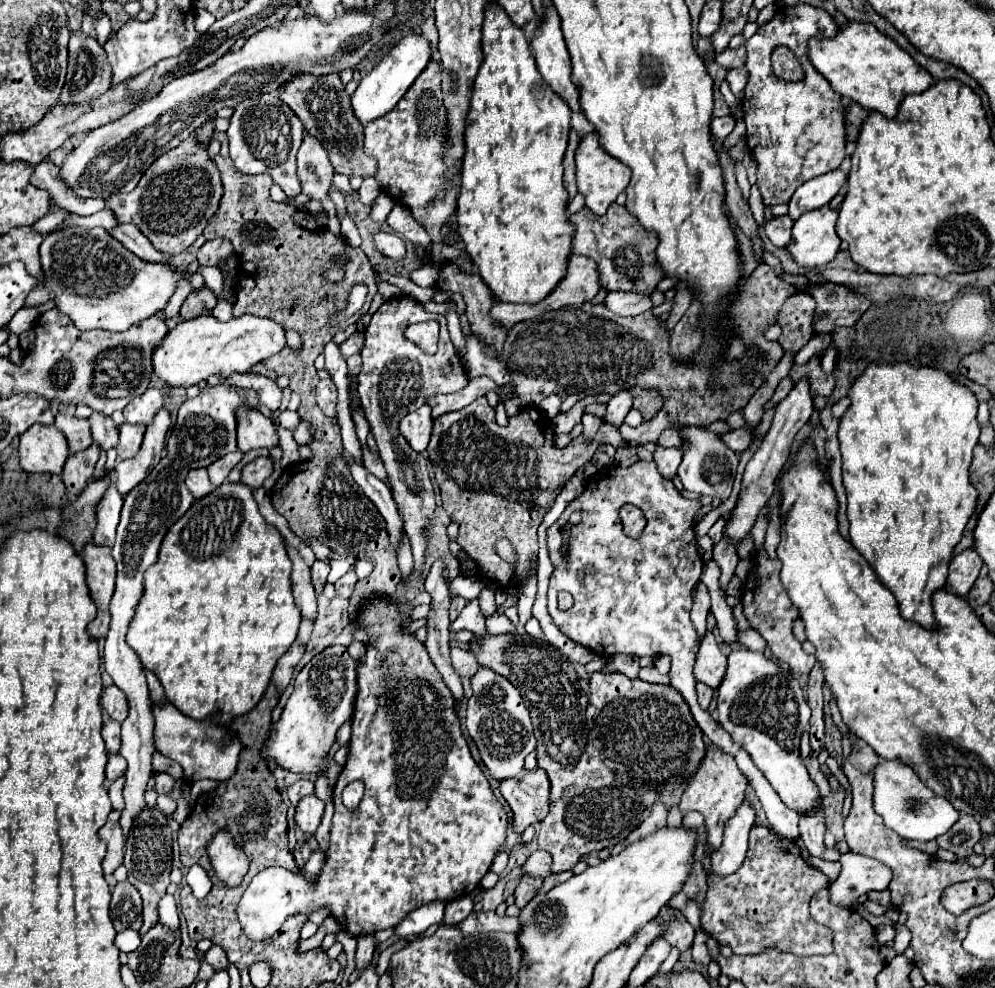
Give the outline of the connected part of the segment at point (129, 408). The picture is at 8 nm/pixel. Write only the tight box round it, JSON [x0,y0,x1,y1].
[123,388,163,424]

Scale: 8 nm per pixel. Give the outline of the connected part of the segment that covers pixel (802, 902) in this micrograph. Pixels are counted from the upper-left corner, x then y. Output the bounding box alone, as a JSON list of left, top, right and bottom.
[682,812,833,956]

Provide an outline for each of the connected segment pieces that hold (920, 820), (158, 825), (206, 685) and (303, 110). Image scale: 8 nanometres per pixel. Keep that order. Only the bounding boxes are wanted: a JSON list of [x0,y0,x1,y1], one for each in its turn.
[[873,760,959,840],[125,808,171,934],[127,480,301,724],[279,74,377,176]]

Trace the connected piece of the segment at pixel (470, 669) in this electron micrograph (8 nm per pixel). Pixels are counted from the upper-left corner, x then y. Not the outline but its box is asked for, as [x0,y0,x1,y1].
[451,646,479,698]

